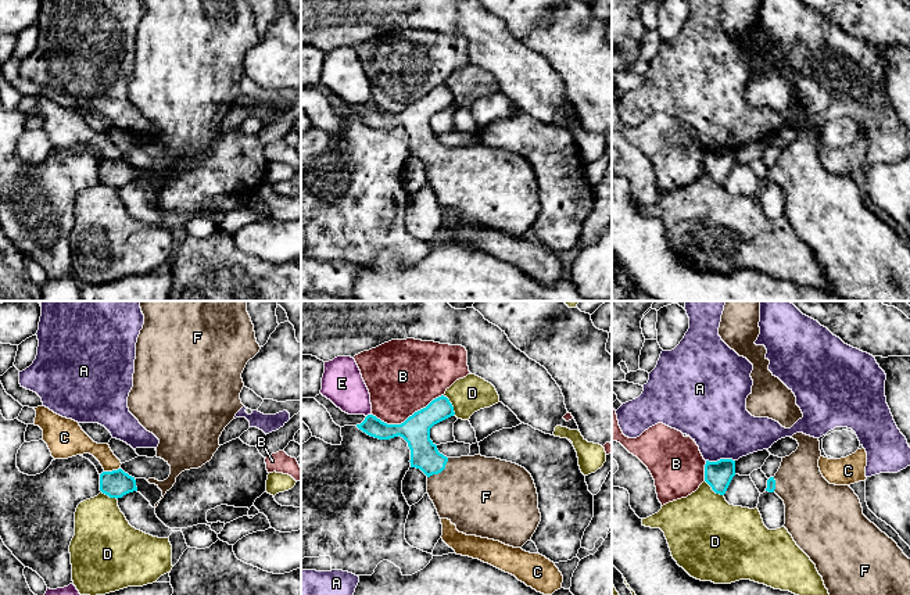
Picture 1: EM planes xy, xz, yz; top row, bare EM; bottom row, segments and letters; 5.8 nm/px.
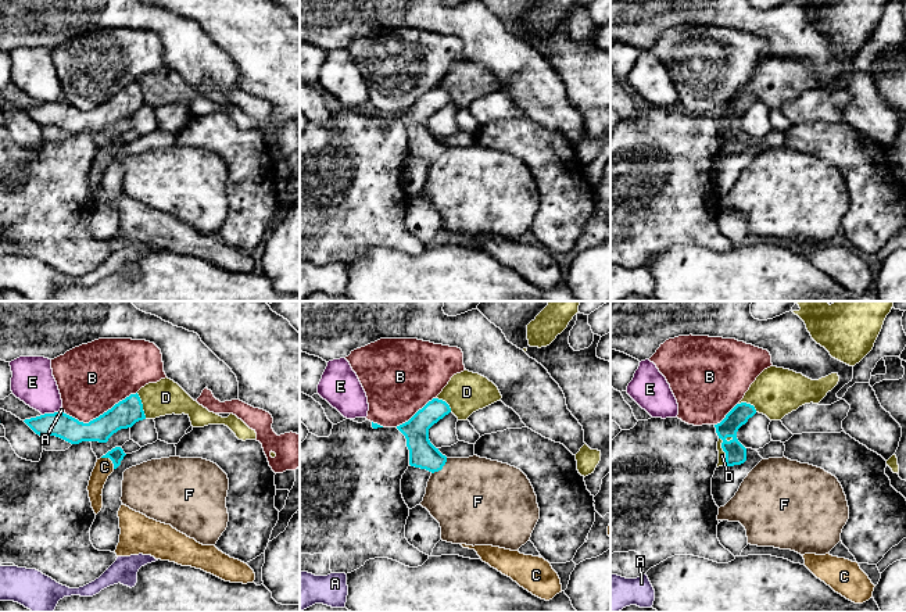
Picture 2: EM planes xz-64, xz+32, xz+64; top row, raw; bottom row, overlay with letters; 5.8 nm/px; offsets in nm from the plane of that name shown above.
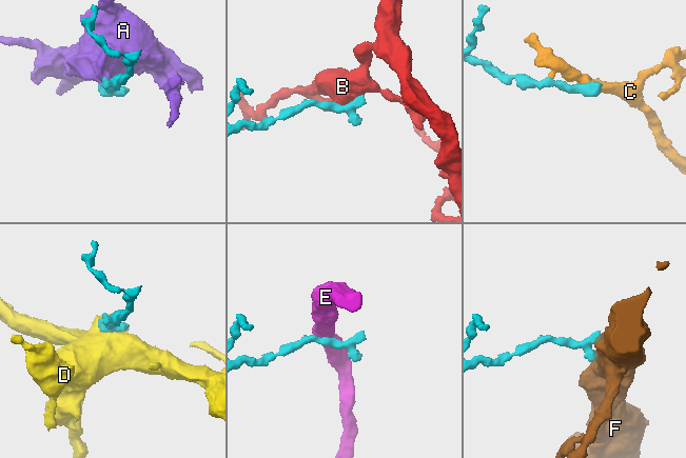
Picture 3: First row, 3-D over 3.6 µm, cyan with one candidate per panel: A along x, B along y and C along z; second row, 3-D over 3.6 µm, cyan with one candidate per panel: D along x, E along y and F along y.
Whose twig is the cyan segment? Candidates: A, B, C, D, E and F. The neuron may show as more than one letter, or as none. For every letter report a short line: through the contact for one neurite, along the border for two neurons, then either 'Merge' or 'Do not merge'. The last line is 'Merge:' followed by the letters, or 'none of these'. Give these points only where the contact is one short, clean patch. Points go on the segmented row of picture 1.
A: Do not merge
B: Line: xz (443, 394), (400, 423), (384, 423), (371, 415). Do not merge
C: Line: xy (119, 468), (104, 472). Do not merge
D: Line: xz (443, 395), (448, 400), (455, 414). Do not merge
E: Line: xz (369, 414), (366, 416). Do not merge
F: Line: xz (425, 455), (440, 472), (458, 487), (476, 493). Merge
Merge: F

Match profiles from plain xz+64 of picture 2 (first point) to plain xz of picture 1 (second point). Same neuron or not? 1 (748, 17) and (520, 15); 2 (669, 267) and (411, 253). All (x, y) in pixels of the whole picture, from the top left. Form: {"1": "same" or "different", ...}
{"1": "different", "2": "different"}

